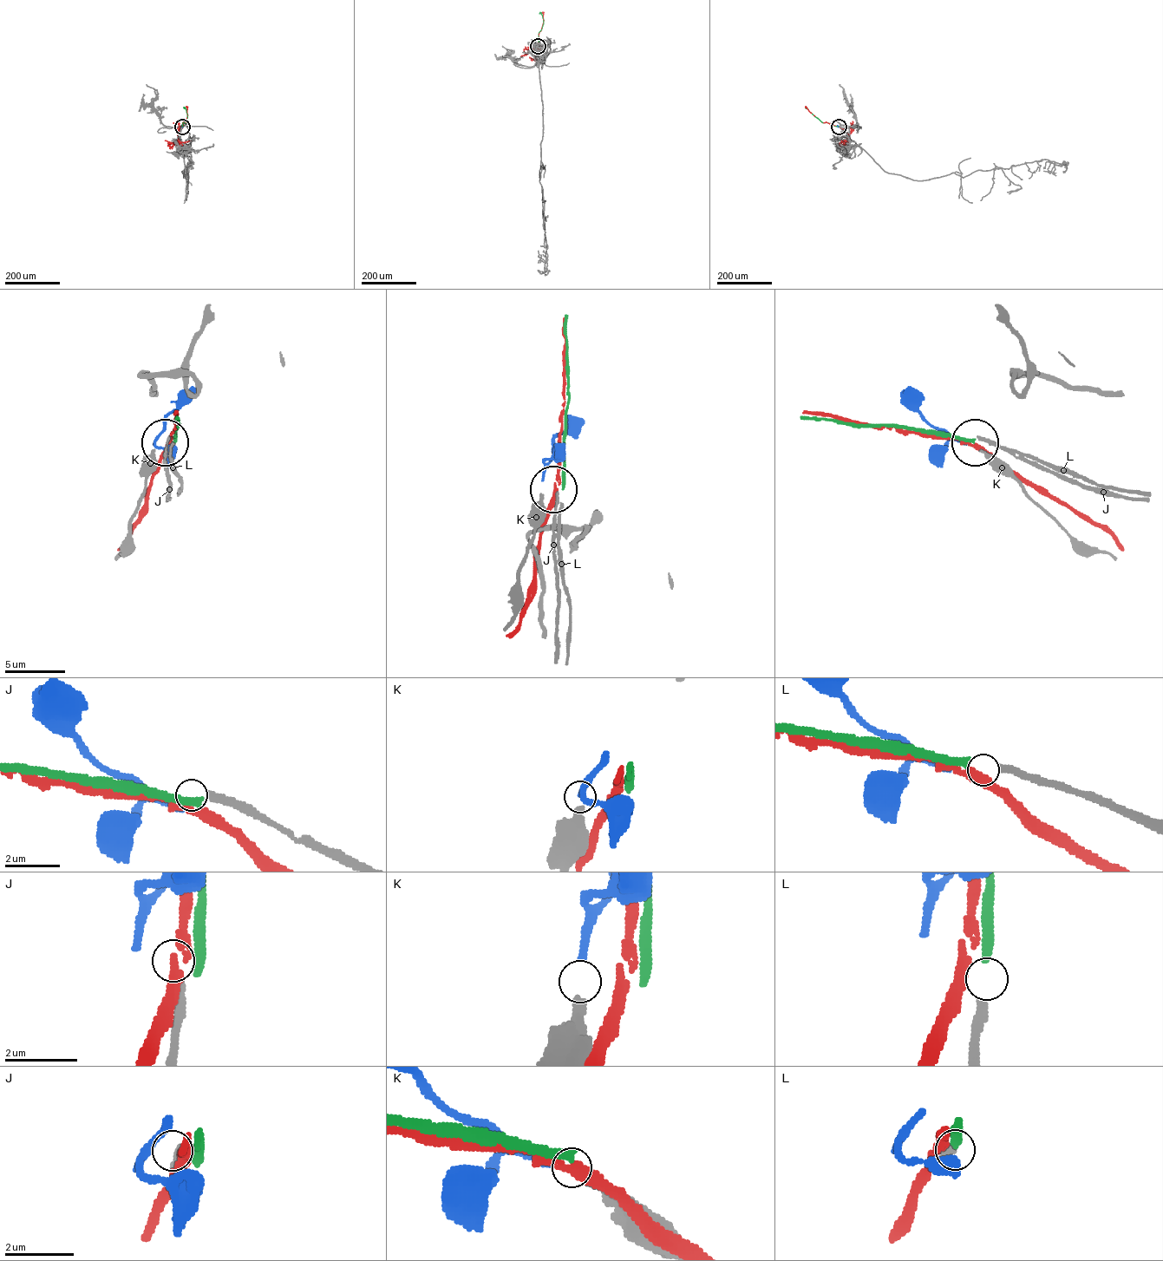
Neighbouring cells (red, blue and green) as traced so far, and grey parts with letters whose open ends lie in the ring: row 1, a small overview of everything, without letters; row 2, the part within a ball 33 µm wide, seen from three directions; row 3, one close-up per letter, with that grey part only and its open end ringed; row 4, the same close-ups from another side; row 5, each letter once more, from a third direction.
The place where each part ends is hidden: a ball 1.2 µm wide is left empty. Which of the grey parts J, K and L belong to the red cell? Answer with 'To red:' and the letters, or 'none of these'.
To red: none of these

